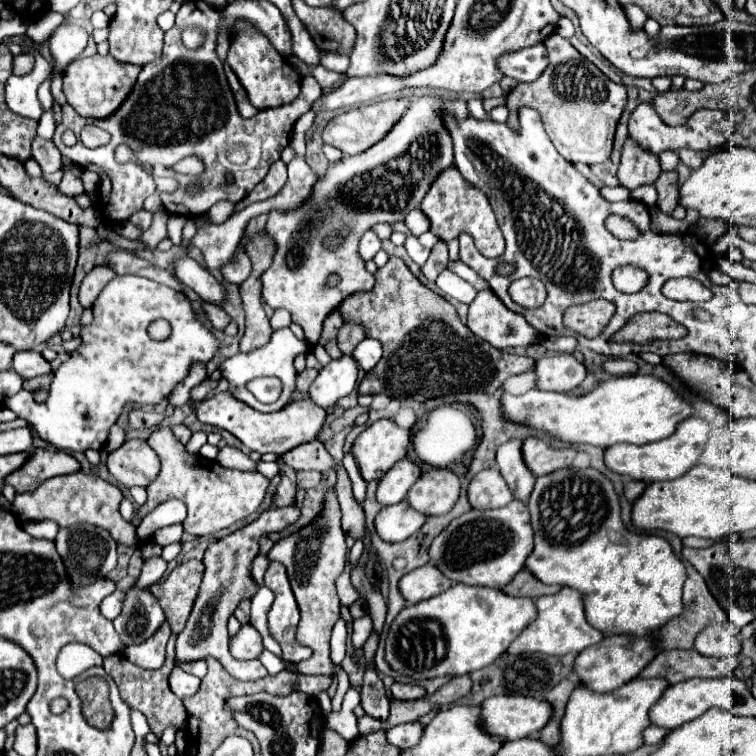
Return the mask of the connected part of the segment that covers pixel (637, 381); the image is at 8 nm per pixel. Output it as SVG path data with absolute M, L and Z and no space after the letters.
M648 374L612 376L584 396L568 396L562 392L544 392L536 388L520 396L504 392L502 410L508 420L544 430L560 442L580 442L600 448L612 446L610 440L638 446L664 440L674 434L682 420L694 414L692 404L686 402L670 384Z

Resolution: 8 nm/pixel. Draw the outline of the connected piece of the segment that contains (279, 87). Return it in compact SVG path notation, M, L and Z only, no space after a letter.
M242 26L240 32L234 36L226 62L232 66L242 86L246 88L250 102L258 110L290 104L300 94L302 74L298 72L298 68L294 64L288 64L288 60L282 54L278 54L276 48L272 48L272 44L264 36L254 34L254 30L250 30L248 26Z

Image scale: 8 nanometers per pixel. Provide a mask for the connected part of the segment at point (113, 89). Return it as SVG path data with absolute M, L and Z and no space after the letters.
M110 54L106 56L90 56L90 58L78 58L74 60L66 72L64 72L64 94L68 104L82 114L84 118L94 118L94 120L104 120L108 116L112 116L122 102L128 98L128 94L132 92L136 78L140 74L140 66L134 64L124 64L124 62L114 62L114 58Z

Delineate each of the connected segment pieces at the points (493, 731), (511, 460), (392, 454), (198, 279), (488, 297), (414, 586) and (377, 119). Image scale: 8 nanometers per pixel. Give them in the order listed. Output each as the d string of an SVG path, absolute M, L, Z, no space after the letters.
M494 696L482 704L484 730L500 742L536 736L550 716L550 702L528 696Z
M512 438L512 440L504 442L498 448L496 462L498 462L498 470L502 472L504 480L508 480L508 486L512 488L512 492L516 492L516 498L526 502L530 492L532 492L532 488L534 488L536 476L524 464L522 438Z
M384 418L368 426L354 442L352 454L360 466L366 482L380 480L398 460L408 452L410 430L398 428L392 420Z
M182 256L182 258L174 260L172 268L174 268L174 274L178 276L178 280L184 286L188 286L194 292L198 292L206 302L220 304L224 300L224 296L226 296L224 284L218 282L206 268L202 268L190 256Z
M482 290L470 304L466 326L482 340L490 342L498 350L530 346L540 340L536 328L532 328L522 314L508 310L494 292Z
M428 562L426 566L422 566L418 570L408 572L408 576L404 576L400 580L400 592L408 600L408 604L428 600L428 598L448 590L450 586L452 586L452 580L446 578L432 562Z
M398 98L398 100L384 100L384 102L370 104L370 106L348 110L348 112L344 112L344 114L340 114L334 120L328 122L328 126L324 128L322 138L324 138L326 144L342 150L348 156L362 154L364 150L368 150L370 146L374 146L376 142L380 142L394 128L394 124L408 110L410 102L412 102L412 98Z

